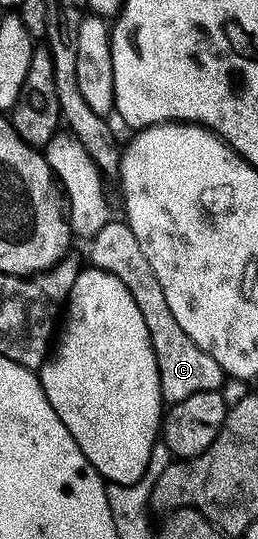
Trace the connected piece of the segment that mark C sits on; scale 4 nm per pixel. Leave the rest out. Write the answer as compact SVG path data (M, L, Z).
M126 221L107 222L105 228L101 228L101 232L97 232L97 236L89 240L89 246L91 246L90 265L117 276L117 280L121 280L121 284L129 288L129 296L137 300L141 316L145 316L145 328L149 328L153 352L157 356L164 403L180 402L197 392L222 391L225 375L221 364L217 364L217 360L213 360L209 352L197 348L197 344L193 344L193 340L185 336L185 328L177 324L173 312L169 312L165 292L161 292L161 284L157 284L157 276L153 276L153 268L149 268L149 260L145 260L145 252L141 252L141 244L137 244L137 236L133 236Z

